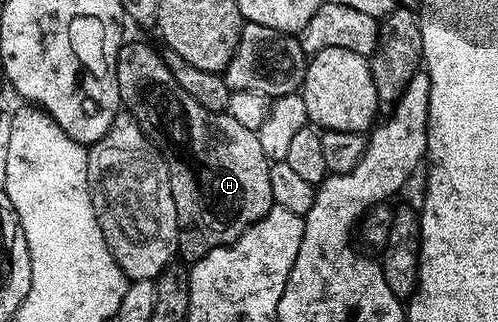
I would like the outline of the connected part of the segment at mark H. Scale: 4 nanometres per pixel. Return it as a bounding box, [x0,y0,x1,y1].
[116,40,275,262]

